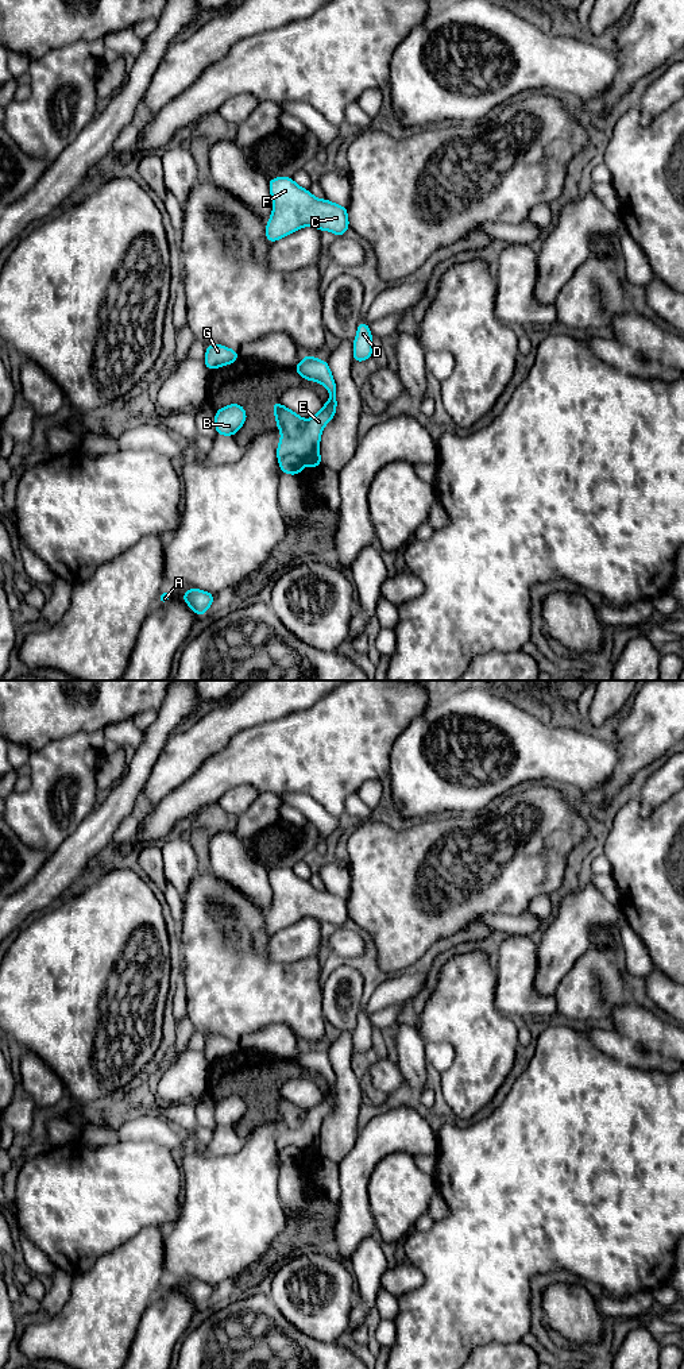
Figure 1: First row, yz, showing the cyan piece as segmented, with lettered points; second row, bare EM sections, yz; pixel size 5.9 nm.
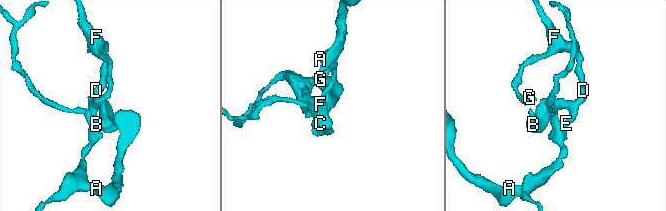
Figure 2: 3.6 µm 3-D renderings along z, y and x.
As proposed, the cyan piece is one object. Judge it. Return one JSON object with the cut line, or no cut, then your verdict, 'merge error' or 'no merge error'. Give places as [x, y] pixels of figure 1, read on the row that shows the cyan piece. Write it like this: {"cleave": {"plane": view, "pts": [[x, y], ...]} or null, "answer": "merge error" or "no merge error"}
{"cleave": {"plane": "yz", "pts": [[306, 421], [306, 427], [297, 436], [282, 438]]}, "answer": "merge error"}

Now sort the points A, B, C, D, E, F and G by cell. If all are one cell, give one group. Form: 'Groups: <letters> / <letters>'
Groups: A / B C D E F G

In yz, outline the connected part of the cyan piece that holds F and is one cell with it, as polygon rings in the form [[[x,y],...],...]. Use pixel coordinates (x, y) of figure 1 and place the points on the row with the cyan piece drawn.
[[[291,177],[268,181],[273,213],[267,220],[266,239],[270,243],[310,225],[343,236],[349,228],[347,207],[326,198],[316,198],[310,190],[298,186]]]

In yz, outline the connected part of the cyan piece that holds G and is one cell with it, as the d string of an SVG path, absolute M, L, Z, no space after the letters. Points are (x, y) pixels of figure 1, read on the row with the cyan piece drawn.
M206 344L204 363L208 370L228 366L239 359L239 352L221 344Z

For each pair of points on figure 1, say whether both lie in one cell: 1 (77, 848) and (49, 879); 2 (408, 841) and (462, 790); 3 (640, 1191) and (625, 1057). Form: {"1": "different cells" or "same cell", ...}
{"1": "same cell", "2": "different cells", "3": "different cells"}

